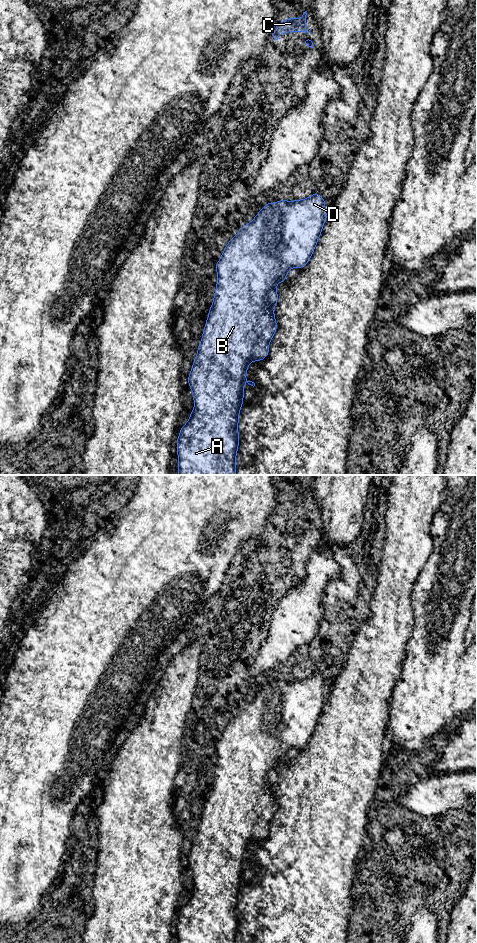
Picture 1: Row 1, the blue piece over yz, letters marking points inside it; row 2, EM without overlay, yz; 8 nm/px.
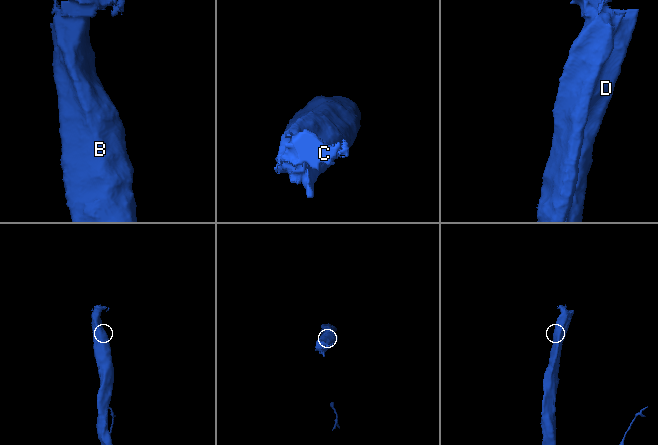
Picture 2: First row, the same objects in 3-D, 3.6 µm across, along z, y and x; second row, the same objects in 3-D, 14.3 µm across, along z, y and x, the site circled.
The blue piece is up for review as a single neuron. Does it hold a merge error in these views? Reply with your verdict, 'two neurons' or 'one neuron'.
one neuron

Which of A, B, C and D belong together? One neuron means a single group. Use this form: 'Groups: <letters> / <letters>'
Groups: A B C D

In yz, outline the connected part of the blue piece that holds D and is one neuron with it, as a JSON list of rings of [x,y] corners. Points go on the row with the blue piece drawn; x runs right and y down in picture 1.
[[[313,193],[306,199],[298,199],[295,201],[280,200],[274,203],[268,203],[257,213],[255,218],[240,228],[239,232],[227,243],[220,260],[215,263],[217,271],[217,285],[214,292],[214,299],[206,324],[203,330],[202,339],[198,345],[198,350],[191,371],[188,376],[188,385],[191,388],[194,400],[194,409],[189,415],[188,422],[180,429],[177,438],[177,454],[178,454],[178,475],[236,475],[236,454],[239,447],[239,413],[242,408],[244,399],[244,383],[247,382],[251,386],[255,386],[252,381],[246,380],[248,366],[252,361],[262,361],[269,355],[269,343],[277,330],[277,322],[274,315],[274,307],[277,305],[278,293],[276,285],[279,282],[286,282],[286,275],[293,267],[301,269],[306,266],[310,260],[318,239],[322,233],[324,222],[327,219],[327,211],[325,210],[326,201],[319,193]]]

